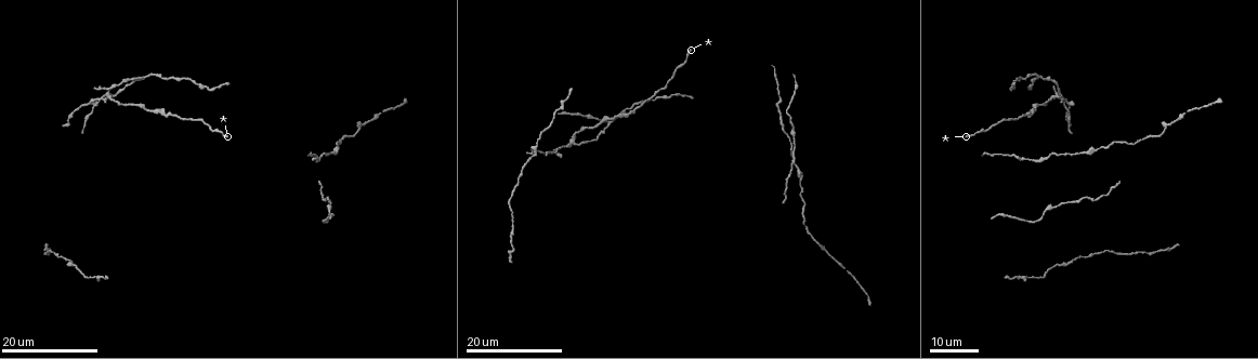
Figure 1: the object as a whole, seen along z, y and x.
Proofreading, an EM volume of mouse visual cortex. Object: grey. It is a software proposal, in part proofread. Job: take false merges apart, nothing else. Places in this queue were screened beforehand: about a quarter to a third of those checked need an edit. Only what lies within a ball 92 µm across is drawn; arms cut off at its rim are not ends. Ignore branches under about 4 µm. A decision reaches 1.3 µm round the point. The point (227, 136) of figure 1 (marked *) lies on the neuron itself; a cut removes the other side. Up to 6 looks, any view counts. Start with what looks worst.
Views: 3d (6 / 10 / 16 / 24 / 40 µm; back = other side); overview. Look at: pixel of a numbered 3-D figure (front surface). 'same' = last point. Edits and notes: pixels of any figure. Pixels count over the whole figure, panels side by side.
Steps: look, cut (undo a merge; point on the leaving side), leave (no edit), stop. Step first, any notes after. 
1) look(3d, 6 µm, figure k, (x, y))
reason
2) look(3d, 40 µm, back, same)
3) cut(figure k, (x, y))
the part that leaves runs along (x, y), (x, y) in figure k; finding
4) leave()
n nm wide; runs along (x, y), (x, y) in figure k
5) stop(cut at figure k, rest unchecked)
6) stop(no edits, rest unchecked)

look(3d, 24 µm, figure 1, (1039, 103))
sudden change in width

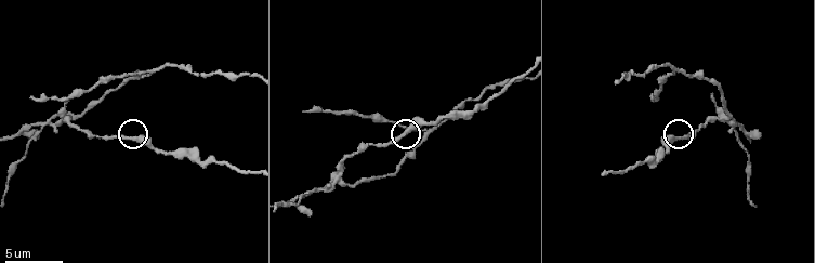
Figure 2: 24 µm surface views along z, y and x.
look(3d, 10 µm, figure 2, (129, 139))

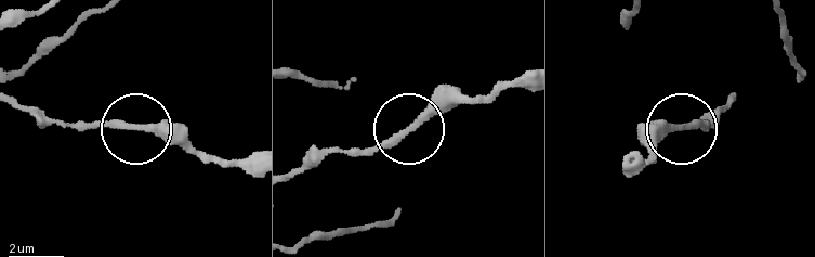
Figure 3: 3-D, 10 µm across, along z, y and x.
leave()
runs along (254, 171), (143, 129), (76, 123) in figure 3; continuous, no second neuron

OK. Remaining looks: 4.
look(3d, 16 µm, figure 1, (514, 226))
sudden change in width

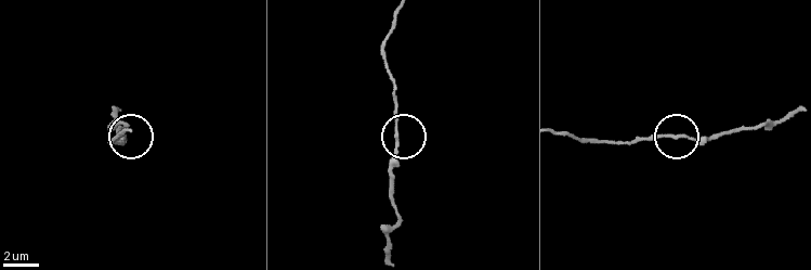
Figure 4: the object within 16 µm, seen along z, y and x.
look(3d, 10 µm, figure 4, (682, 138))

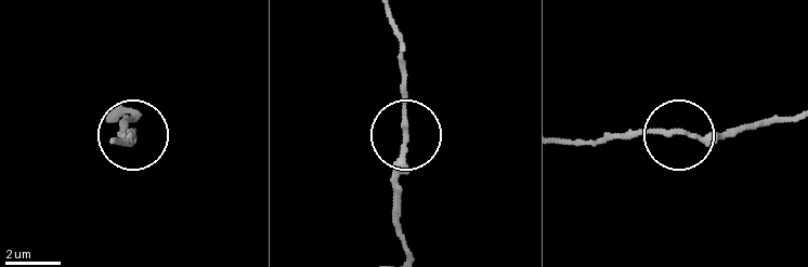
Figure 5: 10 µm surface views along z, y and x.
cut(figure 5, (396, 172))
the part that leaves runs along (402, 134), (395, 216), (404, 251) in figure 5; two neurons meet here

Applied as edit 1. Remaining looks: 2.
look(3d, 16 µm, figure 2, (173, 155))
thick turns thin

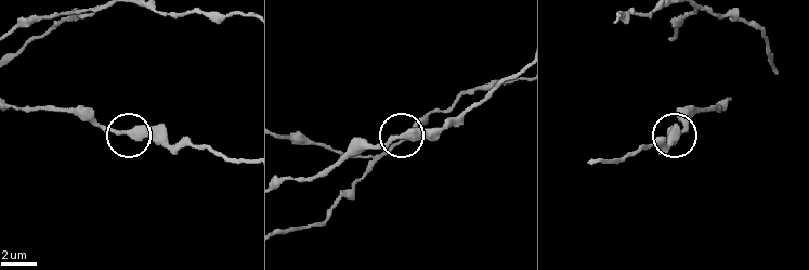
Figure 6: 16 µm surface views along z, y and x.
look(3d, 16 µm, back, figure 6, (129, 133))

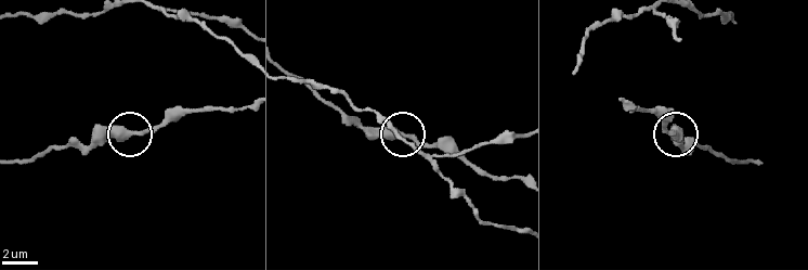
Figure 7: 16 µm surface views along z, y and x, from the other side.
leave()
continuous, no second neuron

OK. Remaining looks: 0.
stop(cut at figure 5, rest unchecked)

